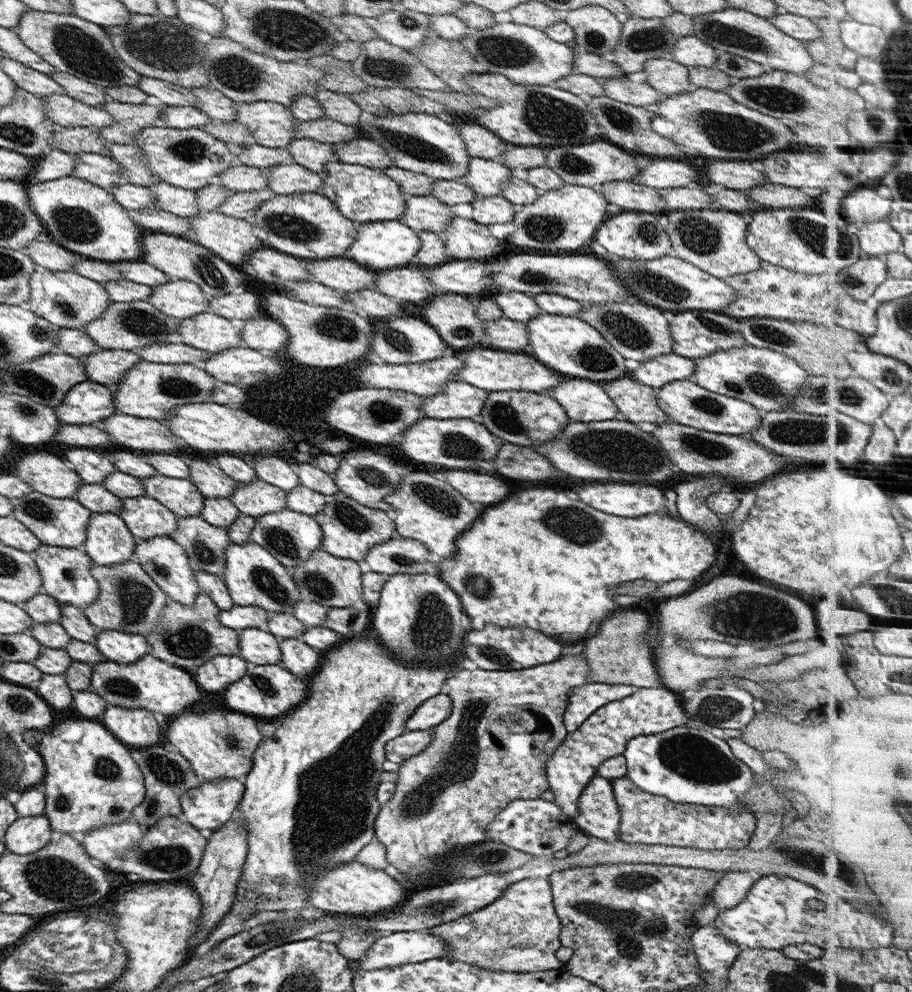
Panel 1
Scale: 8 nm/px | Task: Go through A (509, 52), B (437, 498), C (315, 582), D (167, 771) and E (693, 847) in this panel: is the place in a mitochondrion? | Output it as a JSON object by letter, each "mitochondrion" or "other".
{"A":"mitochondrion","B":"mitochondrion","C":"mitochondrion","D":"mitochondrion","E":"other"}

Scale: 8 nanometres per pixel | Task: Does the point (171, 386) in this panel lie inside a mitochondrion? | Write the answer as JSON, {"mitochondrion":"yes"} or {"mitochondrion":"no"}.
{"mitochondrion":"yes"}

